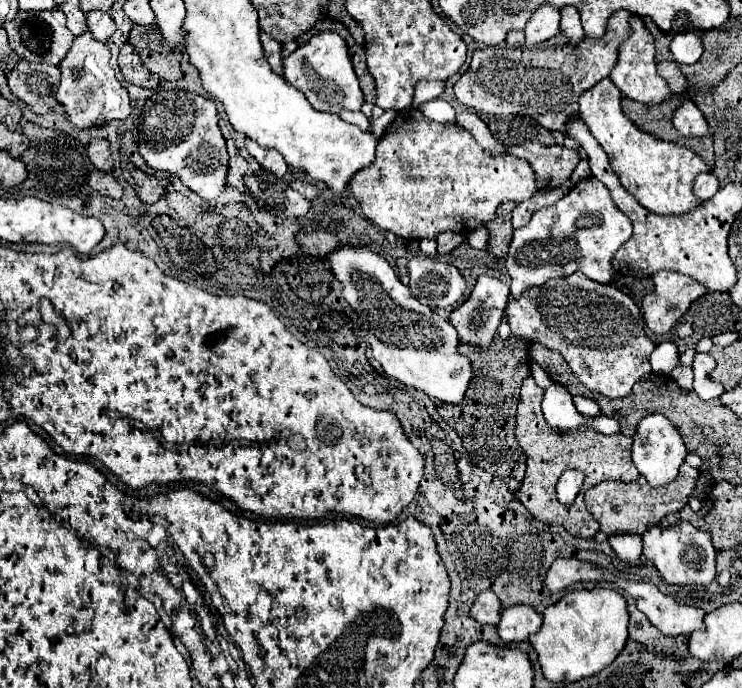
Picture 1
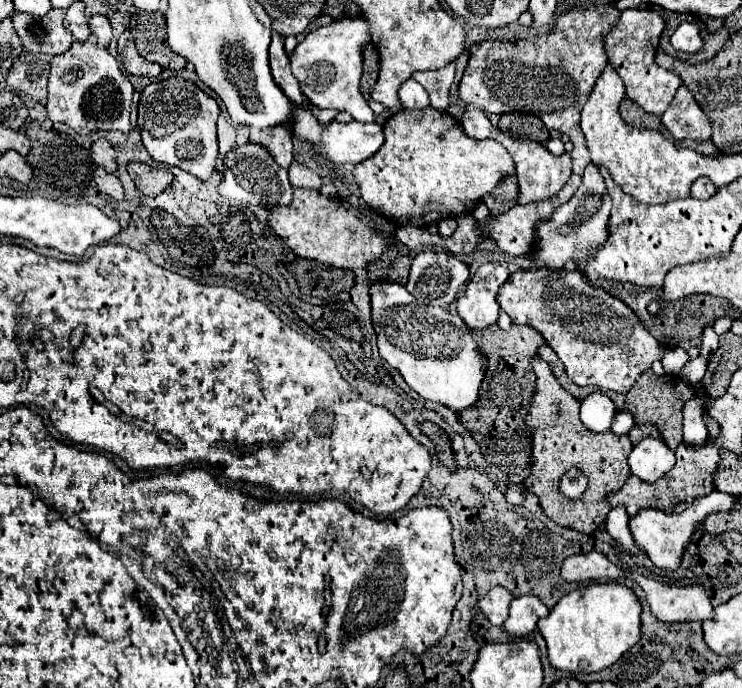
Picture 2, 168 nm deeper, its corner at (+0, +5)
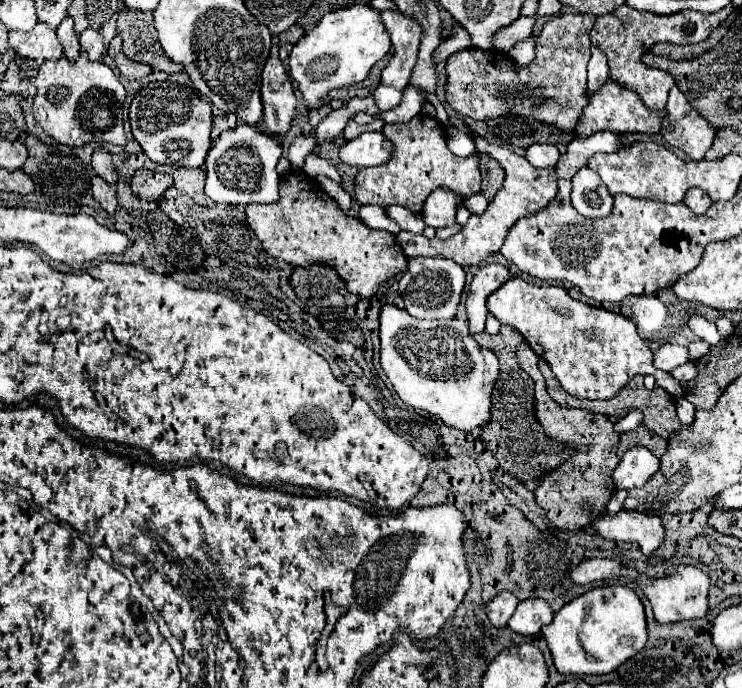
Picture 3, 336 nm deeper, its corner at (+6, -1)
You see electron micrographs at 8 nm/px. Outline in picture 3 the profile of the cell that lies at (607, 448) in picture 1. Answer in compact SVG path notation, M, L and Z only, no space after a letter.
M522 343L516 349L516 359L520 367L534 379L536 389L536 417L544 431L554 439L562 443L574 443L576 449L582 447L582 451L576 451L566 463L550 471L540 479L540 487L536 489L536 501L538 505L548 513L548 519L564 531L578 531L586 525L590 525L592 515L600 515L600 511L606 509L608 499L616 491L612 483L612 471L618 465L616 449L618 449L618 433L614 431L614 423L608 421L604 415L596 415L586 409L572 409L572 407L560 407L556 401L550 399L544 387L544 377L538 369L540 357L530 349L528 343Z

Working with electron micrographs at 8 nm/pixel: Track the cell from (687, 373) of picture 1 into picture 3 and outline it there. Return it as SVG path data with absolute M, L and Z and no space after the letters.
M698 339L698 341L690 343L690 345L688 345L688 349L690 349L690 359L692 359L692 361L696 361L696 359L700 359L700 357L708 355L708 351L710 351L712 347L710 347L708 343L704 343L702 339Z

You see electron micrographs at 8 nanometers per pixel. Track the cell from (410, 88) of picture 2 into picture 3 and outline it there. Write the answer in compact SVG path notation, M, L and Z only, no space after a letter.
M380 85L376 91L374 91L374 99L376 99L376 107L380 111L388 111L388 109L394 109L400 99L402 99L402 91L390 87L390 85Z

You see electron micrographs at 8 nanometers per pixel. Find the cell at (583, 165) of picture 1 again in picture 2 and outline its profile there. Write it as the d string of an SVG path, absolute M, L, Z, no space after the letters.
M596 5L590 9L572 7L568 13L564 13L558 19L558 27L552 29L550 33L520 39L514 43L494 41L494 39L474 43L470 47L468 67L466 67L460 87L458 87L458 97L466 105L474 105L486 113L502 115L508 111L524 111L524 113L532 113L532 115L540 117L548 129L556 129L570 137L570 141L574 143L574 153L578 153L578 155L572 155L572 163L574 163L572 171L576 175L582 175L586 165L590 165L592 161L590 161L590 151L586 149L586 141L584 141L582 129L580 129L580 111L596 83L596 77L600 77L602 69L608 65L604 37L614 27L618 17L620 17L620 11L614 5Z

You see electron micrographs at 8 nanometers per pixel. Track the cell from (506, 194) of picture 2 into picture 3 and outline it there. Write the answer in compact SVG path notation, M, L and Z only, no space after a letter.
M480 153L480 171L482 171L482 193L488 201L494 199L494 195L500 191L504 181L504 169L496 159L492 159L488 153Z

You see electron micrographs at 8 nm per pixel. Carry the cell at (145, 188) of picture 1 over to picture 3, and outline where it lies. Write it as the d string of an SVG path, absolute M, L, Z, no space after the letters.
M140 169L132 177L132 191L140 199L158 199L172 185L172 177L166 173L154 173Z

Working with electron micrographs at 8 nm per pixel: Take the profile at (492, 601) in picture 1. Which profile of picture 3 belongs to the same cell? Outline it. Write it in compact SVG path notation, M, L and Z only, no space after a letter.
M498 593L498 595L486 605L490 623L492 623L494 627L506 627L510 615L516 611L516 605L518 605L516 595L512 595L512 593Z

